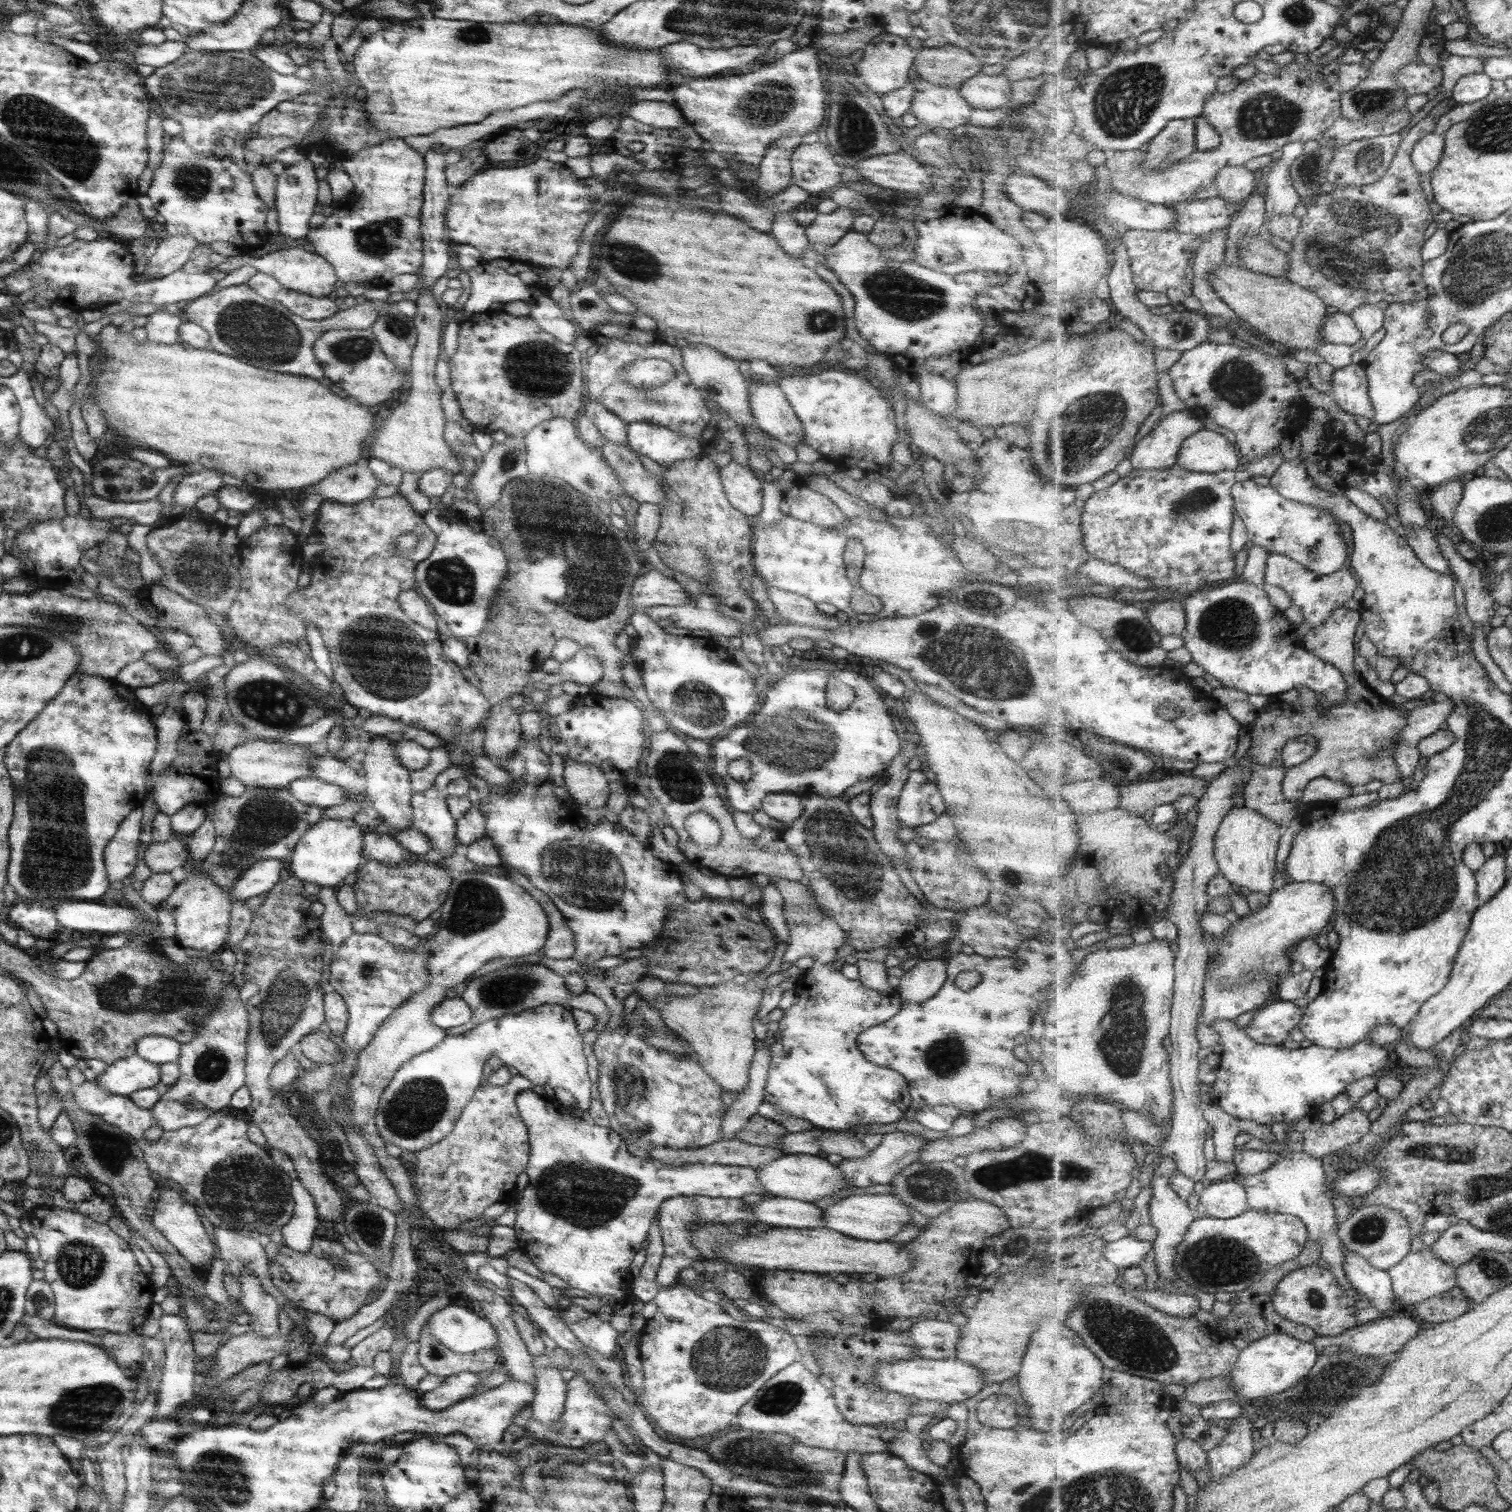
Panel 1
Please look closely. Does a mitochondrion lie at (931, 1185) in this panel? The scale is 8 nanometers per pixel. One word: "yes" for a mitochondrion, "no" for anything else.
yes

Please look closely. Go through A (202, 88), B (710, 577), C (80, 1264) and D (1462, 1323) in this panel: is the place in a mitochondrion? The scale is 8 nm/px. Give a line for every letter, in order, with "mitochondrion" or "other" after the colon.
A: mitochondrion
B: mitochondrion
C: mitochondrion
D: other

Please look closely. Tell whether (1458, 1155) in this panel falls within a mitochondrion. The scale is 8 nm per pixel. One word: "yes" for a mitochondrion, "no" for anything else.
yes

